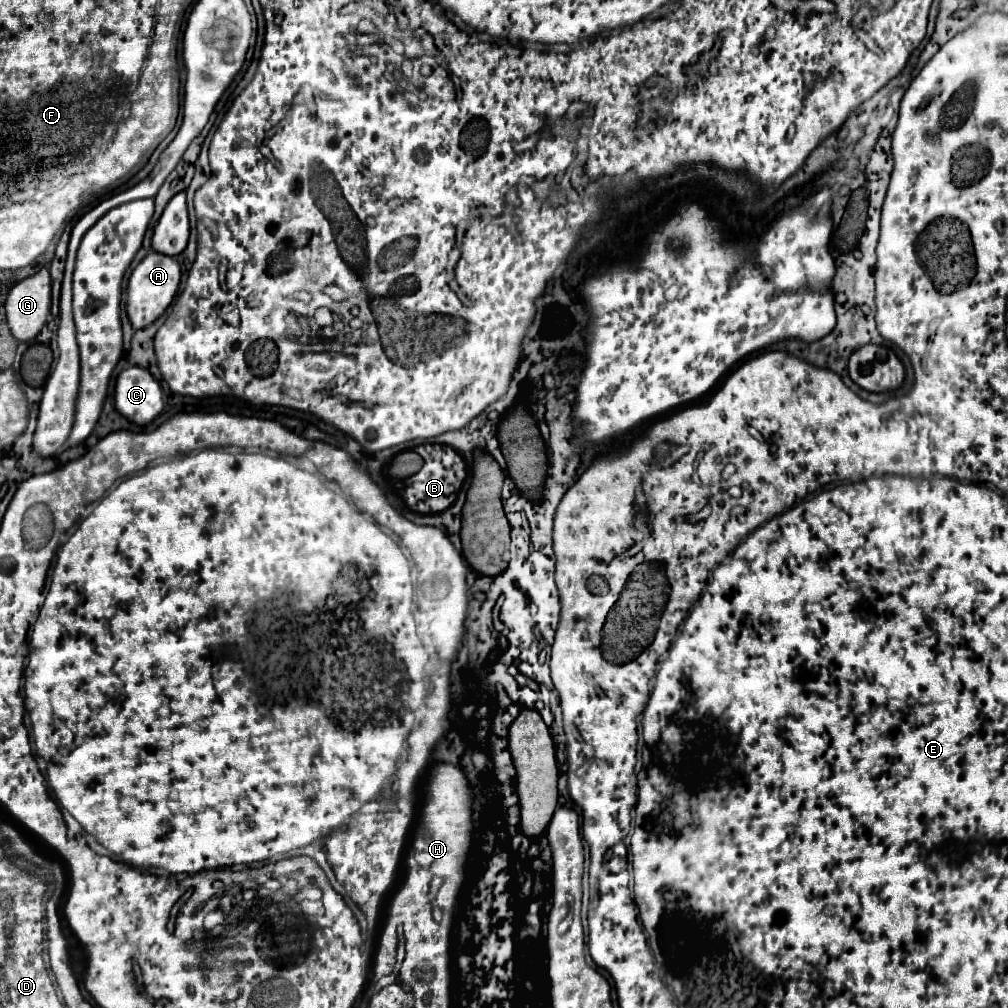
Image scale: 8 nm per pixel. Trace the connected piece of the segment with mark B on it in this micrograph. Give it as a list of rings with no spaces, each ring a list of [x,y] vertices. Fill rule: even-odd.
[[[423,444],[423,446],[417,446],[417,452],[425,460],[425,464],[417,474],[405,478],[405,488],[401,496],[411,510],[425,510],[429,514],[443,512],[453,504],[457,492],[461,490],[467,478],[467,462],[457,450],[445,444]]]

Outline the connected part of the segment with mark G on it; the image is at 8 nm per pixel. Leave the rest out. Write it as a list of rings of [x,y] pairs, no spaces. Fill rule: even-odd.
[[[47,268],[11,286],[5,300],[7,326],[15,340],[31,342],[47,322],[51,308],[51,276]]]

